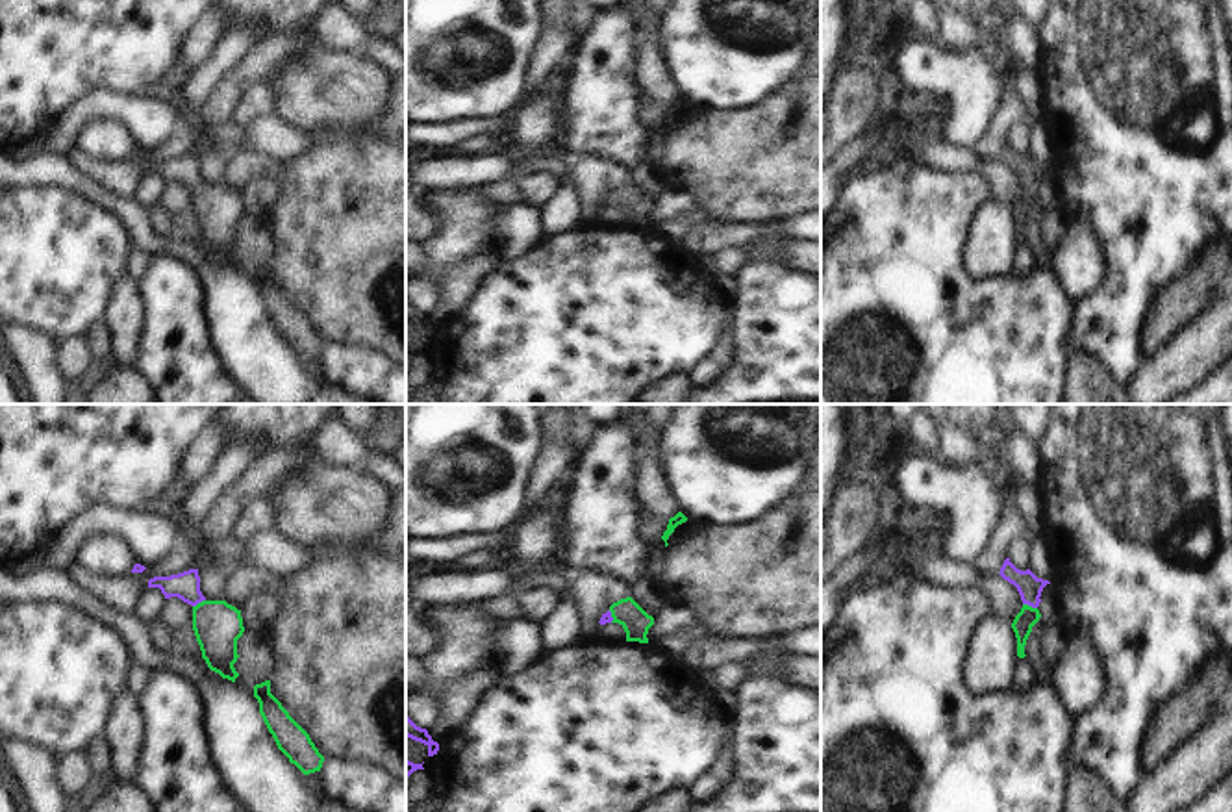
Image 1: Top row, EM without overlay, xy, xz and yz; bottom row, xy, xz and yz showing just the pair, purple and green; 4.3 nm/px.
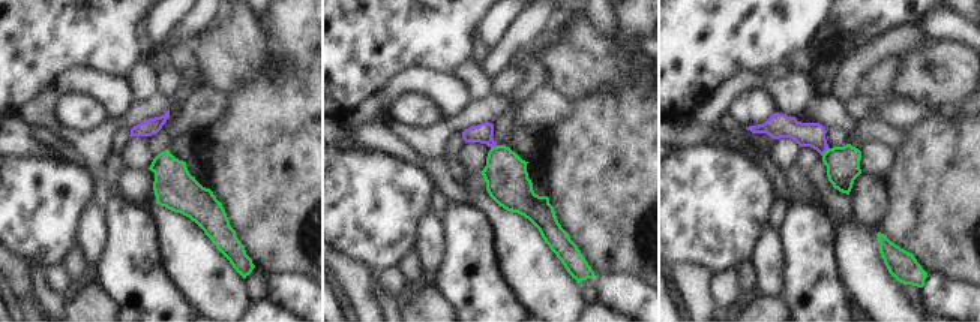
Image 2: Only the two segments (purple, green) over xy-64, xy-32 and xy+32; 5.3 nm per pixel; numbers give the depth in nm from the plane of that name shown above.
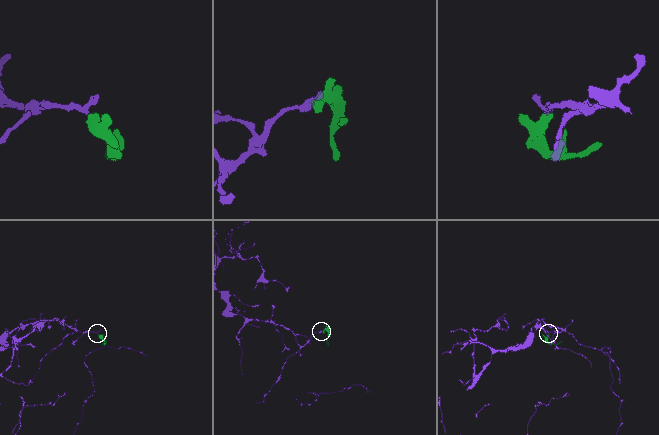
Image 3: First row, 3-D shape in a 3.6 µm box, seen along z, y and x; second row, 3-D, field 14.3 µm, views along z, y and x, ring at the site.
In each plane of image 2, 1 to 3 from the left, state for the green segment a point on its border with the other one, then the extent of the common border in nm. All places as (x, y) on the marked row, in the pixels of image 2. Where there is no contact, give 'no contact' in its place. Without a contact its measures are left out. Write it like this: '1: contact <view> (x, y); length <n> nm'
1: no contact
2: contact xy-32 (494, 146); length 40 nm
3: contact xy+32 (824, 152); length 60 nm

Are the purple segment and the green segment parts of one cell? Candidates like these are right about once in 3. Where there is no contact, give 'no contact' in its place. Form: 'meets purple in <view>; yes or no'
meets purple in yz; yes

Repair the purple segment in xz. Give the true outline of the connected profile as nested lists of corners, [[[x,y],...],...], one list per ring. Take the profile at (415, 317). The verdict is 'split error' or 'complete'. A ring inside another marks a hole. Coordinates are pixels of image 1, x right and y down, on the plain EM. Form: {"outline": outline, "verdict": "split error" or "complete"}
{"outline": [[[406,300],[406,321],[424,328],[428,332],[428,341],[437,339],[439,328],[432,324],[426,313],[417,311],[408,300]]], "verdict": "complete"}

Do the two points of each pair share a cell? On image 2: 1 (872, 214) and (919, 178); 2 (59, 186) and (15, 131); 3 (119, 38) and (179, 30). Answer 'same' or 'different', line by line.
1: different
2: different
3: different

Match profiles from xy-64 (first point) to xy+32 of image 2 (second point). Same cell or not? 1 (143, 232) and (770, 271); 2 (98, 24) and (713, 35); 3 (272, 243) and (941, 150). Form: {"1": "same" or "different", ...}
{"1": "different", "2": "same", "3": "same"}

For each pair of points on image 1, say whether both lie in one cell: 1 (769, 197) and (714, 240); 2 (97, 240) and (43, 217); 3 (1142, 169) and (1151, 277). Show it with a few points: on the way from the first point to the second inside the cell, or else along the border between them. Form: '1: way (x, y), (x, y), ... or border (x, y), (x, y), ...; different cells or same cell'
1: border (780, 217), (719, 223); different cells
2: way (84, 240), (65, 240), (56, 230); same cell
3: way (1151, 195), (1151, 251); same cell

